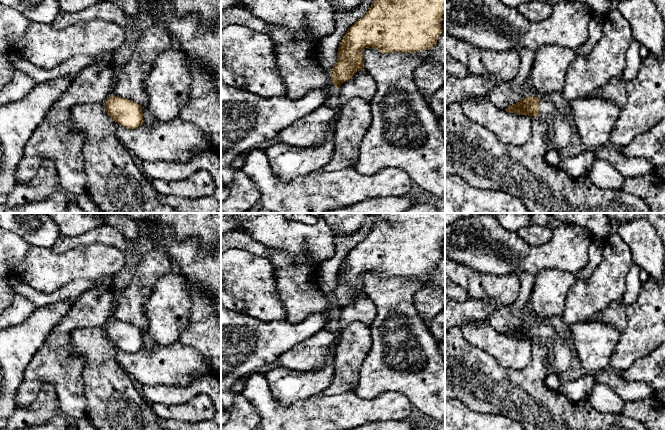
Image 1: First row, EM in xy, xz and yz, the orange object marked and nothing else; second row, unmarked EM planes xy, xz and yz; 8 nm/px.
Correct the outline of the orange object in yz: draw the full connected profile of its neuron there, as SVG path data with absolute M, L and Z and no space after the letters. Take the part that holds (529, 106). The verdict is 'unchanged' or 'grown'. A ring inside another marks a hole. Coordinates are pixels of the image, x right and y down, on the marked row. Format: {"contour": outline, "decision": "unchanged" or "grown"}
{"contour": "M526 97L505 109L517 115L542 116L551 123L550 148L558 151L564 148L572 137L567 115L557 109L548 98Z", "decision": "grown"}

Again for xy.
{"contour": "M111 95L104 106L108 115L125 128L135 129L143 124L142 107L132 100Z", "decision": "unchanged"}

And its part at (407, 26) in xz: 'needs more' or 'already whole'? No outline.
needs more

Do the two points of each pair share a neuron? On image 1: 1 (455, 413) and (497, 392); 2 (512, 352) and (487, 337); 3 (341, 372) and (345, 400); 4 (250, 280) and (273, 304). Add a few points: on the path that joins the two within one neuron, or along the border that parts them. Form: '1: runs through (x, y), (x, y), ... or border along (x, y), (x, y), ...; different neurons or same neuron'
1: border along (455, 398), (475, 411), (490, 413); different neurons
2: runs through (506, 350), (493, 343); same neuron
3: border along (353, 389), (338, 394), (321, 394); different neurons
4: runs through (256, 286), (267, 298); same neuron

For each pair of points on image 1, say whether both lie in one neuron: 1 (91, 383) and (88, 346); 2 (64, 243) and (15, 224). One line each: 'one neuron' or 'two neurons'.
1: one neuron
2: two neurons

